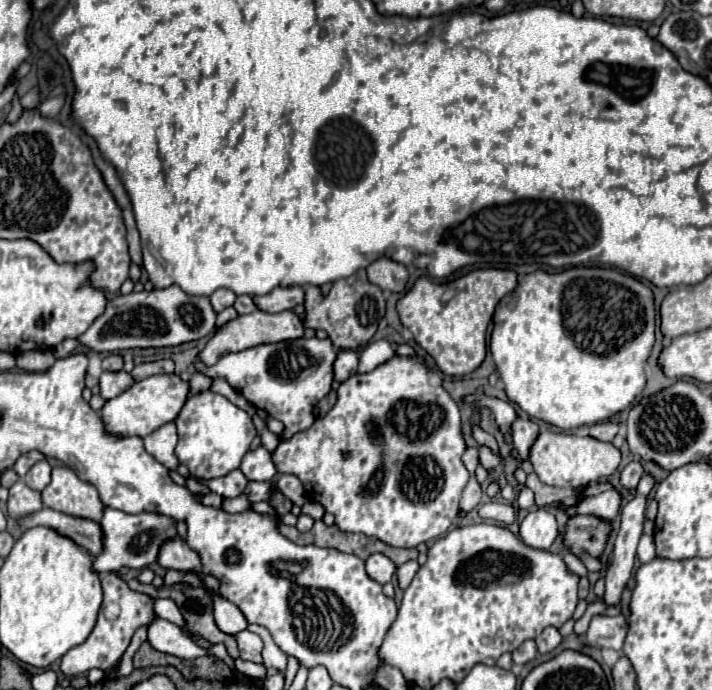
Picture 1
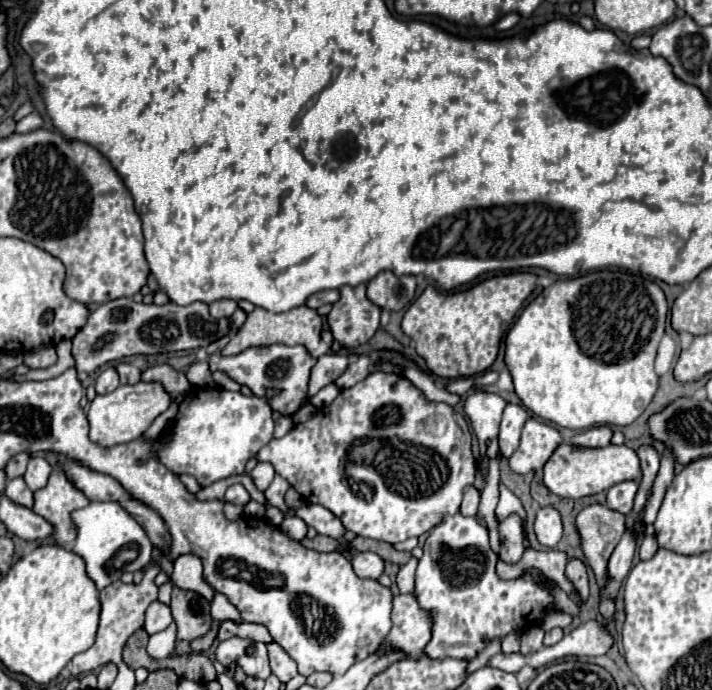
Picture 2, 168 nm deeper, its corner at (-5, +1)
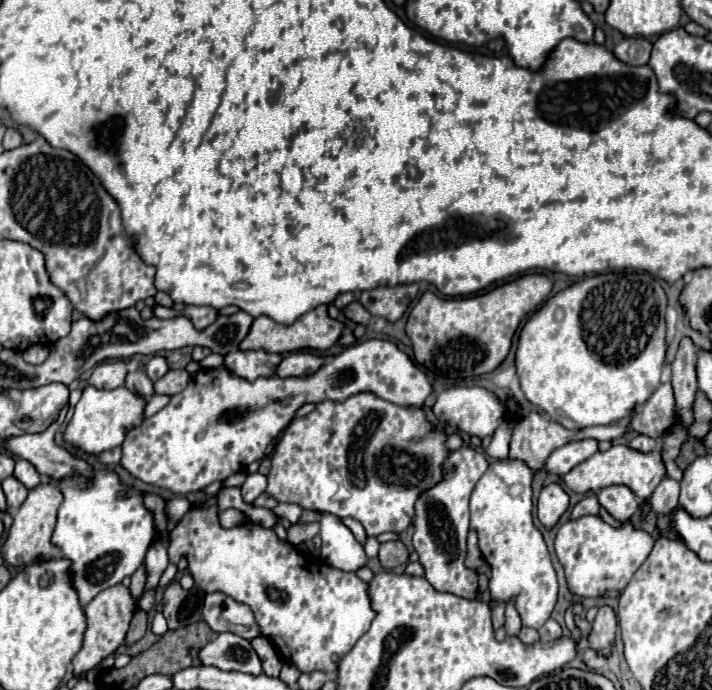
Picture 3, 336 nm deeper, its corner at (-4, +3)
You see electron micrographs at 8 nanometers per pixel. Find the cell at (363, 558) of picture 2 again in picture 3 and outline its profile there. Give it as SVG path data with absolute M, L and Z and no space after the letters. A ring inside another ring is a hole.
M330 512L320 518L320 536L322 536L322 560L328 566L334 566L344 572L356 572L366 564L364 548L356 542L350 528Z

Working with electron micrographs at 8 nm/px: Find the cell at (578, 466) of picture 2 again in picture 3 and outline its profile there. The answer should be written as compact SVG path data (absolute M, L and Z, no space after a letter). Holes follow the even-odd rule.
M612 446L606 452L596 452L592 458L584 460L582 464L578 464L576 468L572 468L568 474L562 476L566 486L572 492L584 494L584 492L596 492L600 488L612 486L612 484L624 484L628 486L640 500L648 500L654 492L654 488L666 478L666 468L664 468L664 460L662 454L658 450L652 452L636 452L628 446Z

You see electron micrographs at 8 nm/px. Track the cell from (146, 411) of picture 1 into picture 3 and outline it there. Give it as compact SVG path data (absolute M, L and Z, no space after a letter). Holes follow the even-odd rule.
M86 386L82 390L82 396L78 404L74 406L74 416L66 424L64 440L88 454L100 454L104 450L112 450L124 442L124 436L128 428L138 426L142 422L146 400L134 392L128 392L128 388L120 386L116 390L98 390L92 386Z

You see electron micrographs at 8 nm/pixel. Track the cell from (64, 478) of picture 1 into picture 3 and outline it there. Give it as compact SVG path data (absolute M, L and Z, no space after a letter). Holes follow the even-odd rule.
M42 482L40 486L30 490L28 498L24 500L24 504L16 512L14 522L8 530L8 536L6 536L4 546L2 546L2 558L6 564L28 566L32 562L60 558L60 550L50 542L54 526L56 526L56 510L58 510L60 502L62 502L62 494L50 482Z

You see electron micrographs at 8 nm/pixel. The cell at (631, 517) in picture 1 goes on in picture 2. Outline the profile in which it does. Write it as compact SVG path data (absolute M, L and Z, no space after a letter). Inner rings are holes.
M641 446L637 450L637 456L641 460L641 482L639 482L633 510L627 516L627 530L629 526L633 526L633 522L637 522L637 514L641 514L641 506L645 506L645 498L649 498L649 486L653 486L653 478L657 476L659 470L659 454L655 448Z

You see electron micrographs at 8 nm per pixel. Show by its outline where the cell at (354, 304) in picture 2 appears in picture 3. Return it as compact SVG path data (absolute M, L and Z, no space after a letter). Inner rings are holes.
M354 302L354 304L350 304L348 308L346 308L346 316L350 318L350 320L354 320L354 322L358 322L358 324L368 324L370 322L370 312L360 304L360 302Z

